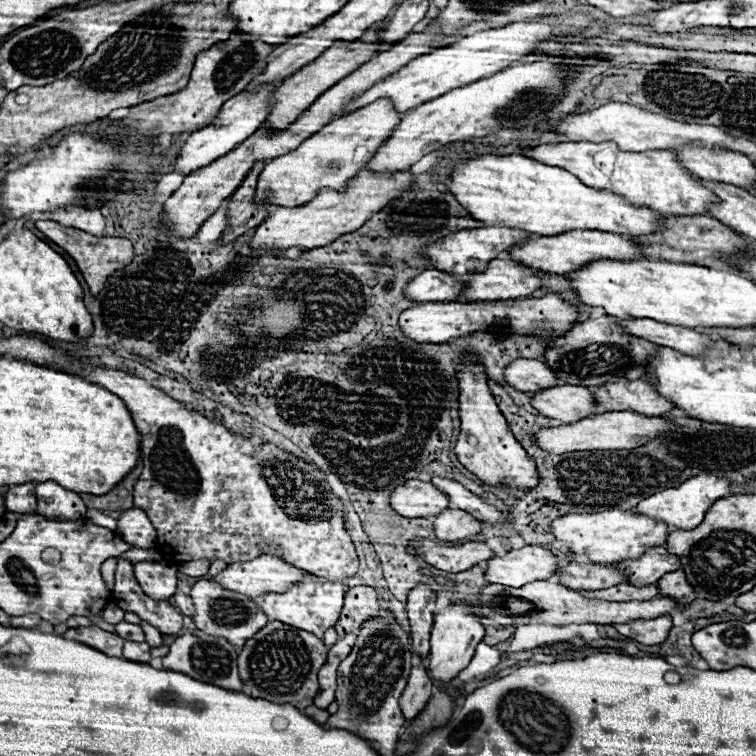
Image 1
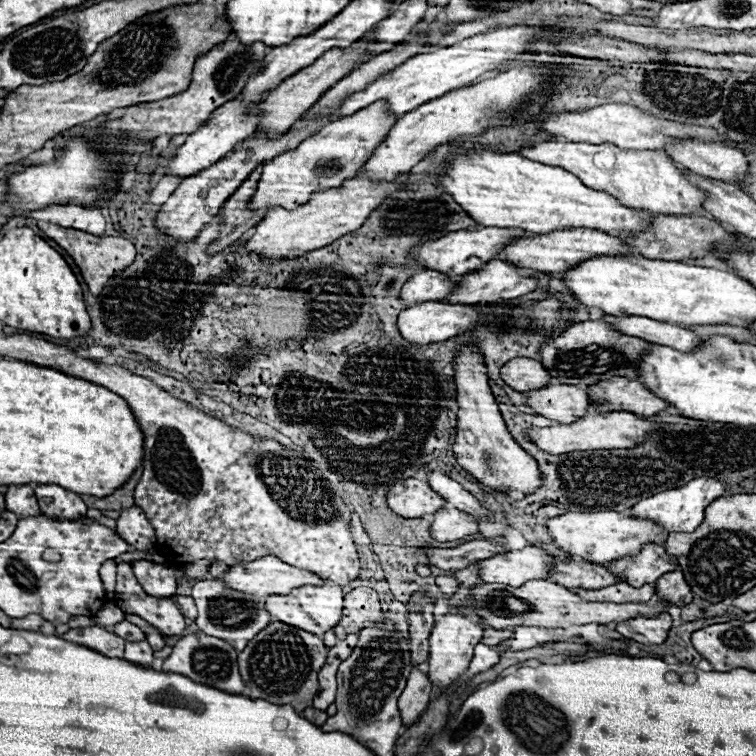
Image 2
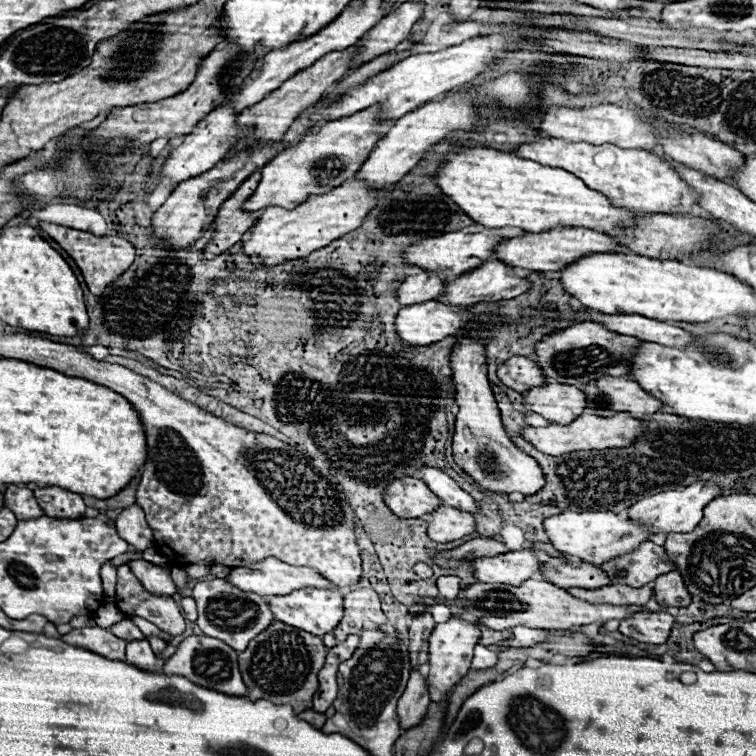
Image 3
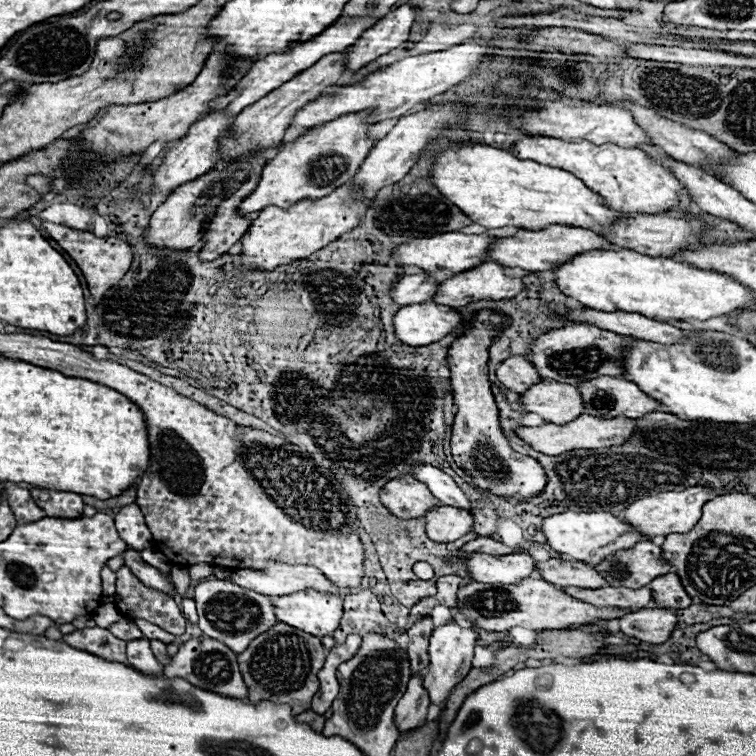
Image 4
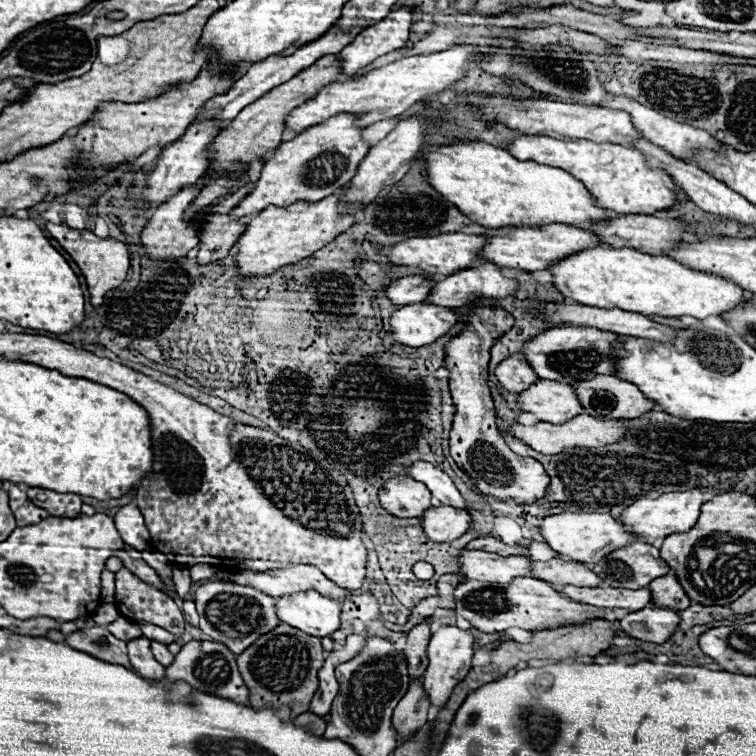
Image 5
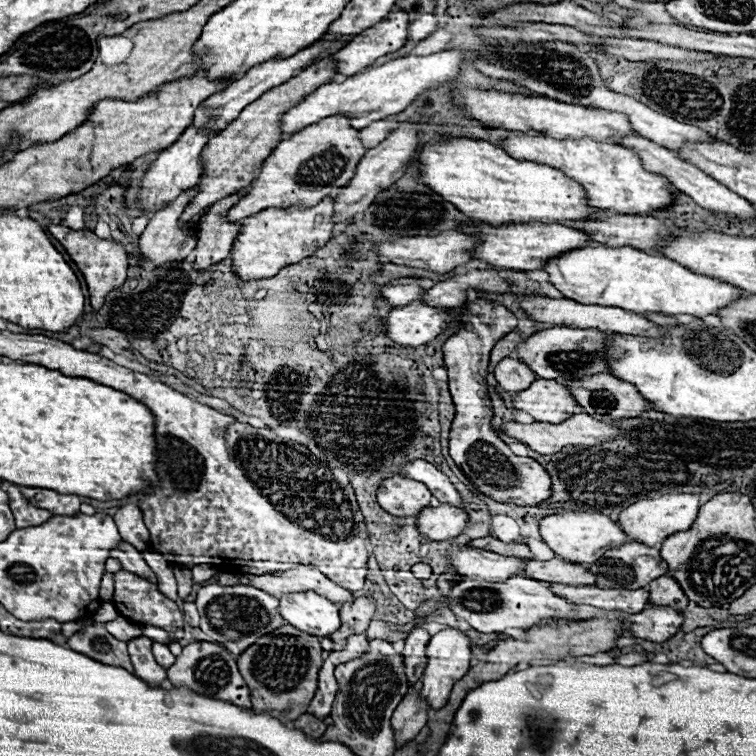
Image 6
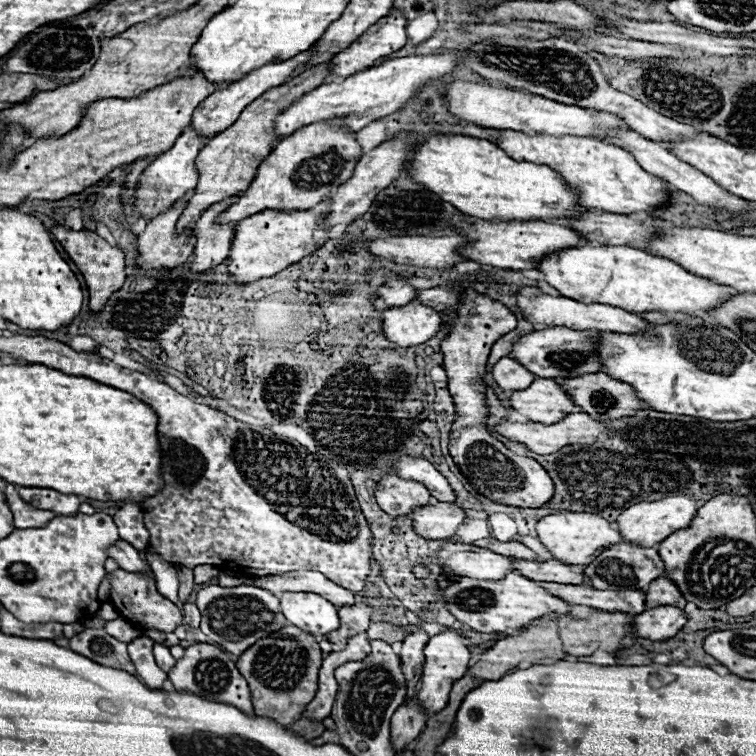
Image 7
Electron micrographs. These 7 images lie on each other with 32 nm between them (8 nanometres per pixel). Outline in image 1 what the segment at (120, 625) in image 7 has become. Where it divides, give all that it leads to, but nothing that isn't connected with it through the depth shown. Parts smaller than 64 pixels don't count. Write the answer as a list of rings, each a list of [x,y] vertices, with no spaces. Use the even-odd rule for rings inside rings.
[[[120,622],[116,624],[116,632],[118,636],[122,636],[124,640],[132,640],[132,642],[144,642],[144,632],[138,624],[130,624],[130,622]]]

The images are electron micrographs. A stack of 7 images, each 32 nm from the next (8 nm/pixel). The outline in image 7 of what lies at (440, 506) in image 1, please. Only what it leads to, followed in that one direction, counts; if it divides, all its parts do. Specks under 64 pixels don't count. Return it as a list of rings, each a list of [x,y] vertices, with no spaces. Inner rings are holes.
[[[396,474],[384,476],[378,482],[374,496],[380,508],[392,516],[408,516],[414,508],[430,502],[430,492],[424,484],[398,478]]]

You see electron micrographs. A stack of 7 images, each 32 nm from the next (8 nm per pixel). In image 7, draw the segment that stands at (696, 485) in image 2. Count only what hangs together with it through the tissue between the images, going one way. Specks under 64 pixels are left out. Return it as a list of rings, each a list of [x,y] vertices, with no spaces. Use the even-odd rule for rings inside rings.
[[[666,496],[662,500],[654,500],[654,502],[638,502],[630,508],[626,508],[620,516],[618,516],[618,528],[624,536],[624,542],[630,544],[640,544],[644,548],[656,546],[660,544],[666,536],[674,534],[676,530],[688,528],[690,520],[694,520],[698,512],[698,500],[690,498],[690,496]]]

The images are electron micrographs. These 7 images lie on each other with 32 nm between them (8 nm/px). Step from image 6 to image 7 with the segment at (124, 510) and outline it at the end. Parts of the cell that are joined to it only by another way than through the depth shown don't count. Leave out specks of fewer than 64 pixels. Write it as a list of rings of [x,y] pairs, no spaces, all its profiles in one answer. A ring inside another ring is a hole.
[[[126,502],[116,514],[114,522],[118,526],[120,538],[130,542],[138,551],[145,551],[149,542],[150,534],[144,522],[142,522],[142,510],[134,502]]]

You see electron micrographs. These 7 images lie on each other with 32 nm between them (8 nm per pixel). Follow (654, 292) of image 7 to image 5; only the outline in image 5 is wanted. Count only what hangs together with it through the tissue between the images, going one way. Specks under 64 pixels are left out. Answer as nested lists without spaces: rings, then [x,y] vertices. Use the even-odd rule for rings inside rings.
[[[590,248],[590,252],[578,252],[578,256],[562,260],[562,264],[554,264],[550,272],[556,288],[580,304],[622,308],[644,316],[692,316],[704,320],[708,316],[720,316],[734,308],[734,304],[742,304],[742,300],[750,300],[752,296],[752,292],[722,276],[698,272],[672,258],[648,256],[632,248]]]

